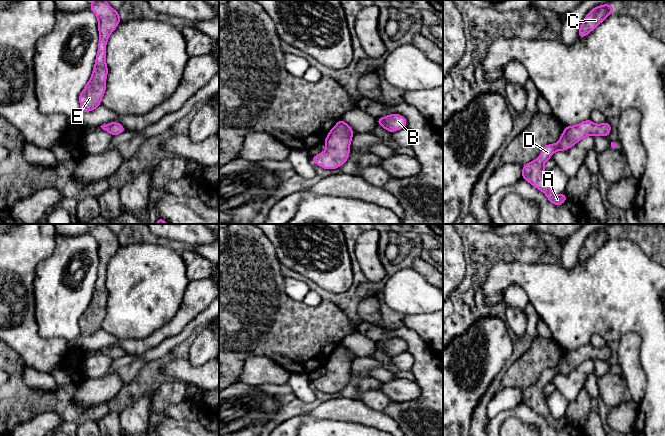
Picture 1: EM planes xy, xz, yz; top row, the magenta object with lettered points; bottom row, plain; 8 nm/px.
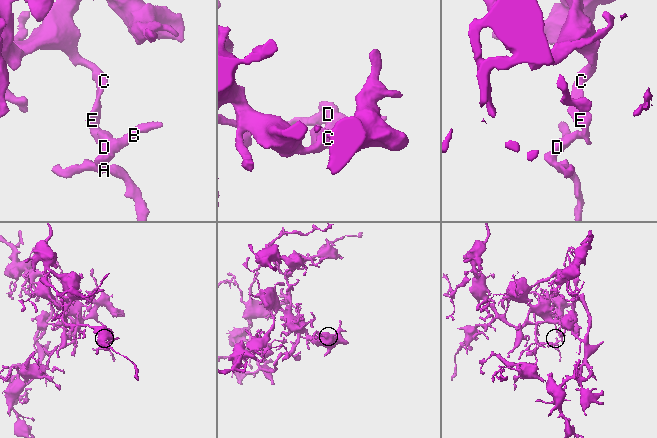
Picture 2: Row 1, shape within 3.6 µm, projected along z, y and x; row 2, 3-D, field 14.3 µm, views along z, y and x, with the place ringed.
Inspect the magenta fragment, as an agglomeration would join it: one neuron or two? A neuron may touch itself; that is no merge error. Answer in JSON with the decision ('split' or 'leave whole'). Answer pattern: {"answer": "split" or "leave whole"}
{"answer": "leave whole"}

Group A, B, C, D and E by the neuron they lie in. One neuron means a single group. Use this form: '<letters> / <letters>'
A B C D E

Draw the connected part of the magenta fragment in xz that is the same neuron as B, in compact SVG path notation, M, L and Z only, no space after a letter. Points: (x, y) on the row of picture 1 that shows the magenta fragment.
M389 114L376 119L377 123L389 132L395 132L407 126L407 119L400 114Z

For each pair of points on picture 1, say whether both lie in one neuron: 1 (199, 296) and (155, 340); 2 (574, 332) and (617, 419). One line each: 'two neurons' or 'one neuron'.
1: one neuron
2: two neurons

